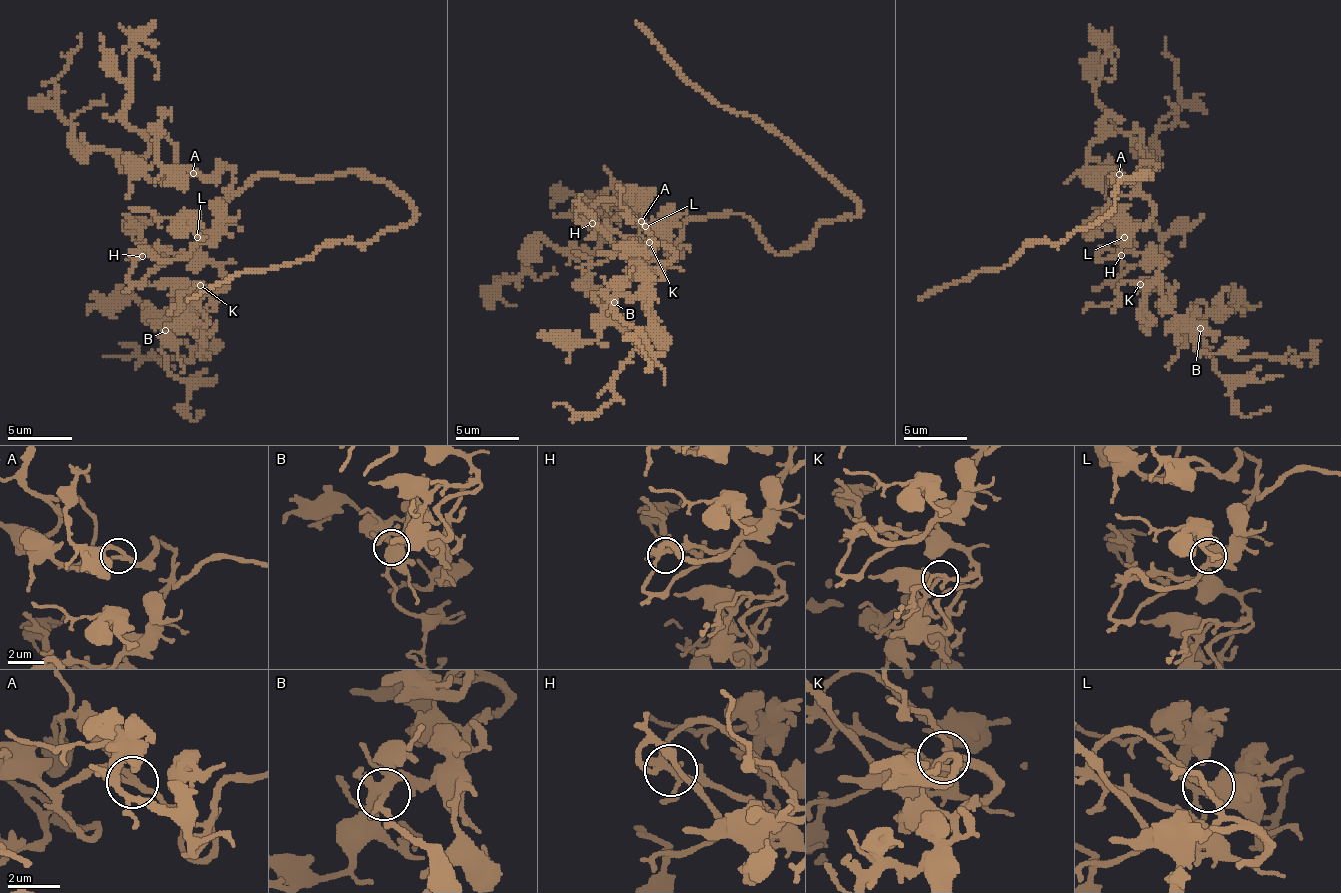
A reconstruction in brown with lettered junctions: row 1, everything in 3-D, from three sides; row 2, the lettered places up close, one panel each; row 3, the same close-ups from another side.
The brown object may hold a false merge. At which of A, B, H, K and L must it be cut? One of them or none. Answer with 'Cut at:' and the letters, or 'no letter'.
Cut at: no letter

